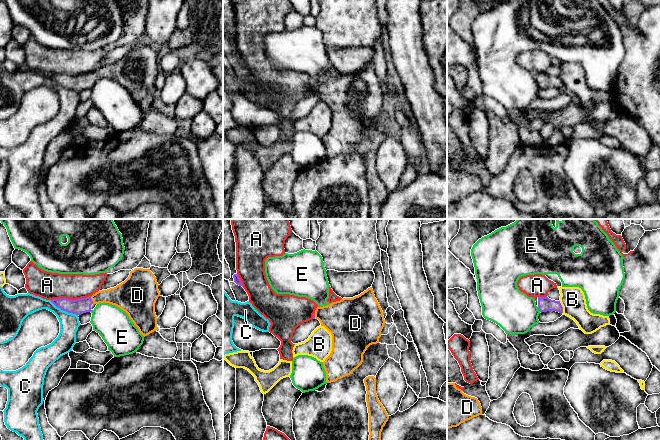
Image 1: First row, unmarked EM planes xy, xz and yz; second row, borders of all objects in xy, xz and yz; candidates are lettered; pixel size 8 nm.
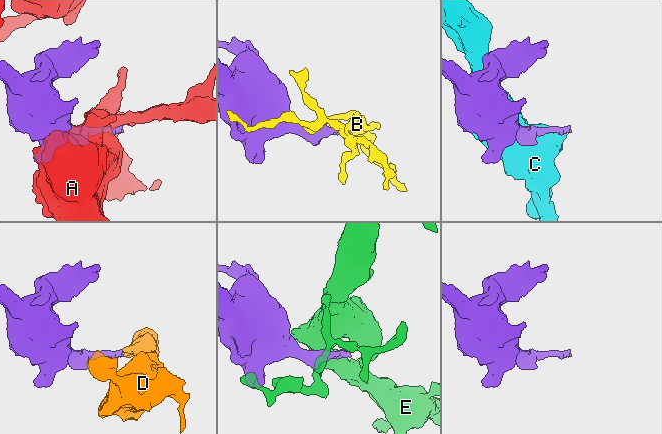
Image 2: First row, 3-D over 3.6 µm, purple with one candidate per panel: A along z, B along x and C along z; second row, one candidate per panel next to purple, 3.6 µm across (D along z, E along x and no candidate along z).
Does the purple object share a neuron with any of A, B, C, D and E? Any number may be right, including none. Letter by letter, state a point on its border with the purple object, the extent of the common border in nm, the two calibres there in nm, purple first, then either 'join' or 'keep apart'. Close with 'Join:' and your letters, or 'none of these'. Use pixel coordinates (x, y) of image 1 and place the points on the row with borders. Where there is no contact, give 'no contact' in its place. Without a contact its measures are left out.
A: contact xy (70, 299); length 320 nm; calibres 130 and 220 nm; keep apart
B: contact yz (561, 306); length 110 nm; calibres 120 and 200 nm; keep apart
C: contact xy (64, 310); length 260 nm; calibres 130 and 160 nm; keep apart
D: contact xy (91, 300); length 70 nm; calibres 130 and 180 nm; join
E: contact yz (538, 309); length 50 nm; calibres 120 and 320 nm; keep apart
Join: D

